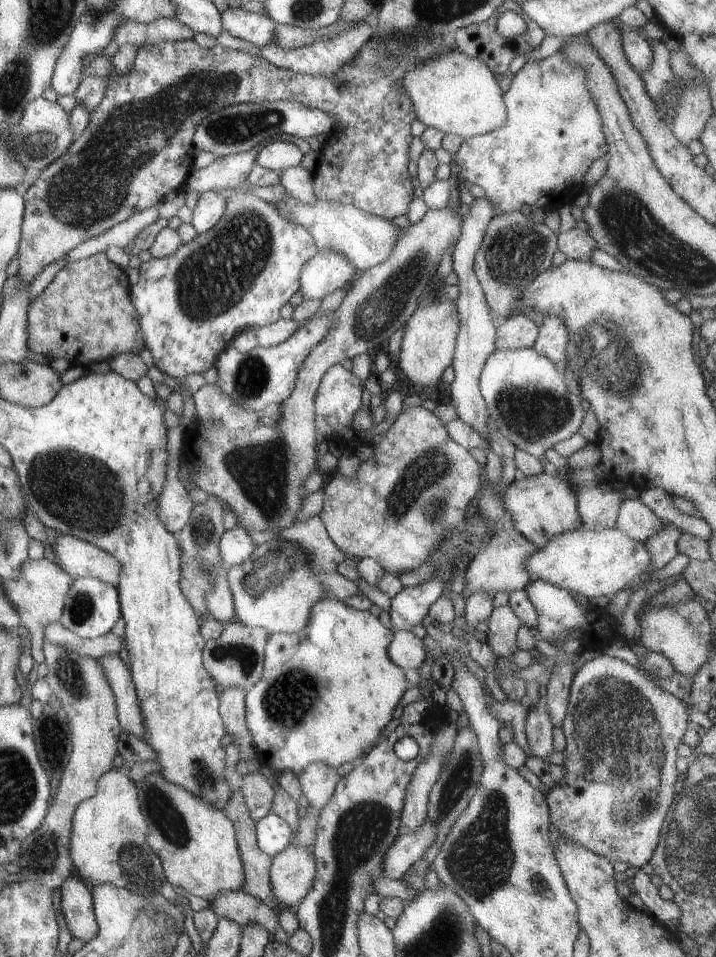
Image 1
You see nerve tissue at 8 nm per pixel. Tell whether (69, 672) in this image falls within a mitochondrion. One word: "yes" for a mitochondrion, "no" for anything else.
yes

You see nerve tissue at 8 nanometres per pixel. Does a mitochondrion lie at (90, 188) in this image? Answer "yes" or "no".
yes

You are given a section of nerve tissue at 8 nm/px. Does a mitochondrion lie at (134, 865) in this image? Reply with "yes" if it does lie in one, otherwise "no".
yes

